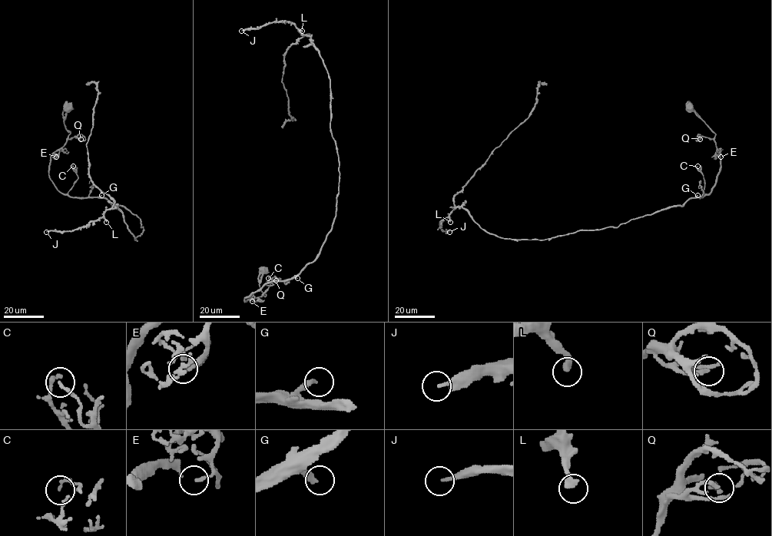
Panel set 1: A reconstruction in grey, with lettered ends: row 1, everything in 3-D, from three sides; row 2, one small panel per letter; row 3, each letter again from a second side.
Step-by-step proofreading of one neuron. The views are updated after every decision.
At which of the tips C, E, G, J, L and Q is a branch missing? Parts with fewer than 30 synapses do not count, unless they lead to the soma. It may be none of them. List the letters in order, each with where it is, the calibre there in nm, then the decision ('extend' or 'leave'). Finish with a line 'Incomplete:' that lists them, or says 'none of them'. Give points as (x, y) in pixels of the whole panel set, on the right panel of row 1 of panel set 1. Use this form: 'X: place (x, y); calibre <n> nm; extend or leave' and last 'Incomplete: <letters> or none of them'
C: place (697, 166); calibre 150 nm; leave
E: place (720, 157); calibre 130 nm; leave
G: place (697, 195); calibre 240 nm; extend
J: place (449, 232); calibre 240 nm; extend
L: place (450, 222); calibre 360 nm; leave
Q: place (700, 139); calibre 190 nm; leave
Incomplete: G, J

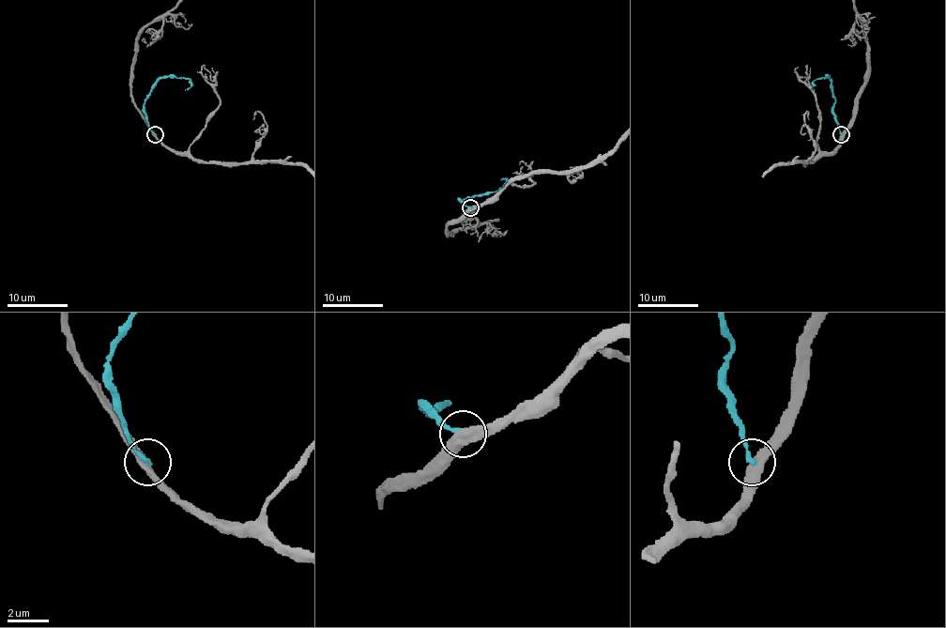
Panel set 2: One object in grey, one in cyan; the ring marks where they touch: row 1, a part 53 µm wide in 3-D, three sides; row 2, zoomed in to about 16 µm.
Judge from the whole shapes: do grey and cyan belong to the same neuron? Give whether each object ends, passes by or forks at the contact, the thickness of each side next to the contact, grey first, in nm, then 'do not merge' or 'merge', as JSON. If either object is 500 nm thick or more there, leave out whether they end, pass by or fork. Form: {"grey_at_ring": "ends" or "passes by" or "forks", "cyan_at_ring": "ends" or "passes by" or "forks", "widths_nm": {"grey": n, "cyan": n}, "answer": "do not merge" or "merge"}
{"grey_at_ring": "passes by", "cyan_at_ring": "ends", "widths_nm": {"grey": 360, "cyan": 220}, "answer": "do not merge"}

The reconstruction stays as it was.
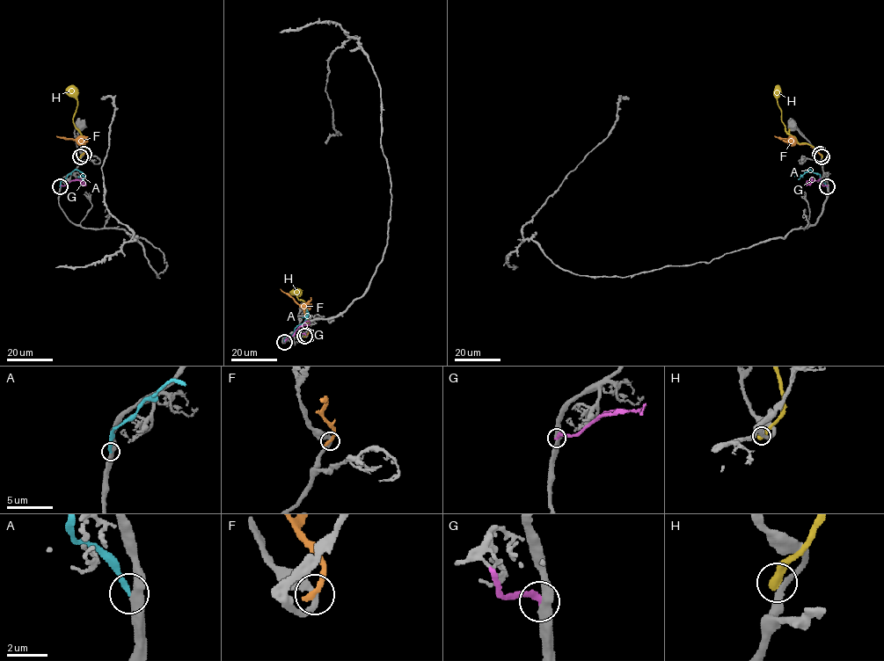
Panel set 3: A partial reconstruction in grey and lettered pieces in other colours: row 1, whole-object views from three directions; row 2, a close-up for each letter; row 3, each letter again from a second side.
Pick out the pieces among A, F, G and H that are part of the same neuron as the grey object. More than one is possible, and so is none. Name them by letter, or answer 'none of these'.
A

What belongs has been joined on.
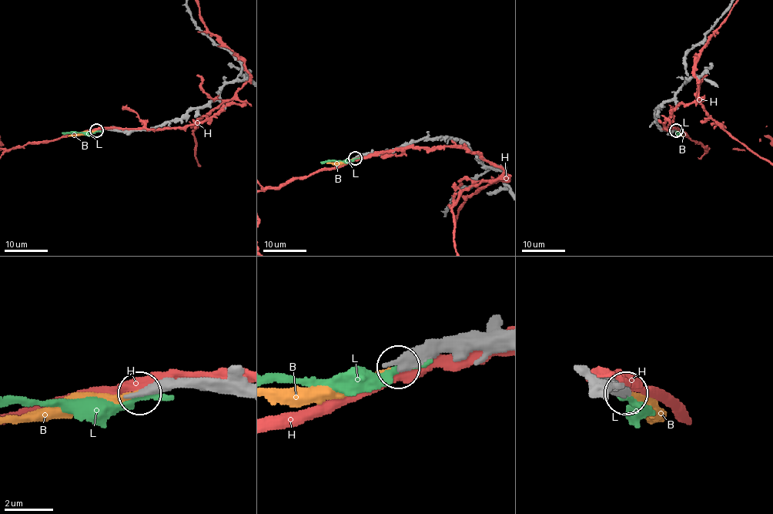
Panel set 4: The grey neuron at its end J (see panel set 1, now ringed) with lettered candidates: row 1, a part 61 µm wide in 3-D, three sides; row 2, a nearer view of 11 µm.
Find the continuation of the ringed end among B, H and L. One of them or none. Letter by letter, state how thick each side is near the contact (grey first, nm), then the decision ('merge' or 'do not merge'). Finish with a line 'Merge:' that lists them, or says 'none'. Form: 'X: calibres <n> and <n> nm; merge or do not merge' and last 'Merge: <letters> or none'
B: calibres 440 and 300 nm; merge
H: calibres 440 and 480 nm; do not merge
L: calibres 550 and 300 nm; do not merge
Merge: B

